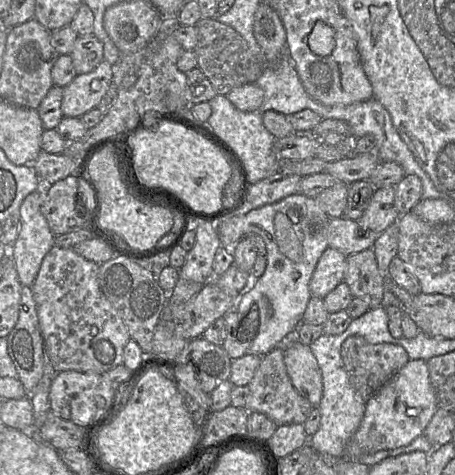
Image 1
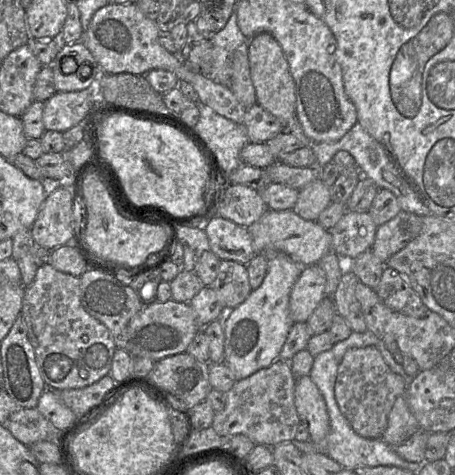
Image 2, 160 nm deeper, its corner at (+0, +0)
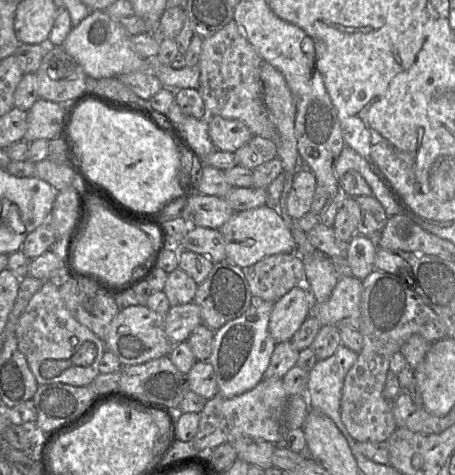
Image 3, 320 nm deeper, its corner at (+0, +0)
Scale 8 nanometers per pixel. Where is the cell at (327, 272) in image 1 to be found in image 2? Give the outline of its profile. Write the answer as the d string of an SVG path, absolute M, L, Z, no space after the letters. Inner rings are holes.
M317 264L303 267L289 296L289 313L293 323L306 322L325 298L326 275Z

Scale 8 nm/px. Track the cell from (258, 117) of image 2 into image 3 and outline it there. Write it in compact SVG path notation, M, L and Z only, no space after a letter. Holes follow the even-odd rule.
M209 116L207 121L208 134L216 150L234 153L254 137L251 130L239 120Z

